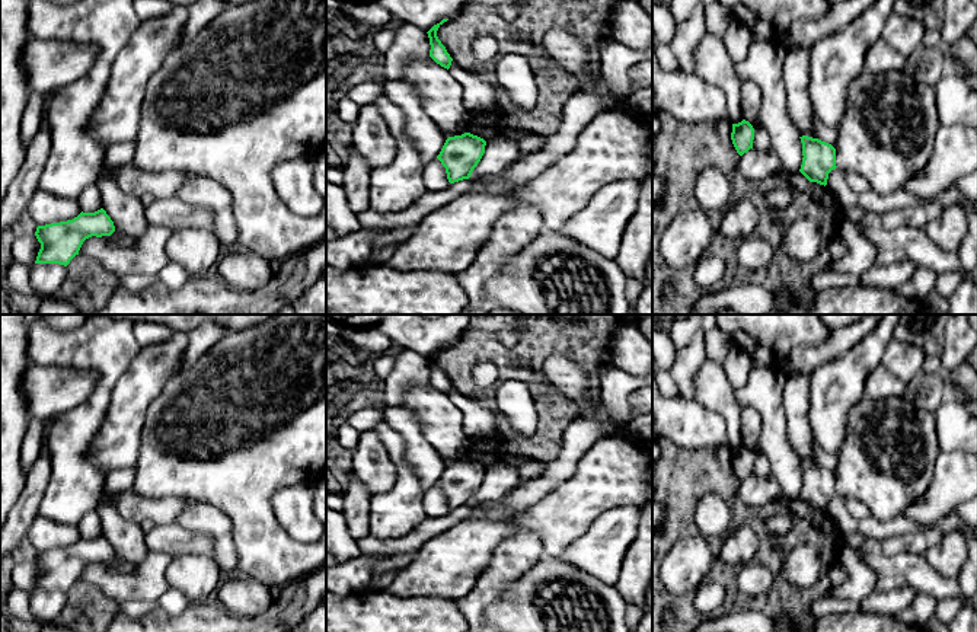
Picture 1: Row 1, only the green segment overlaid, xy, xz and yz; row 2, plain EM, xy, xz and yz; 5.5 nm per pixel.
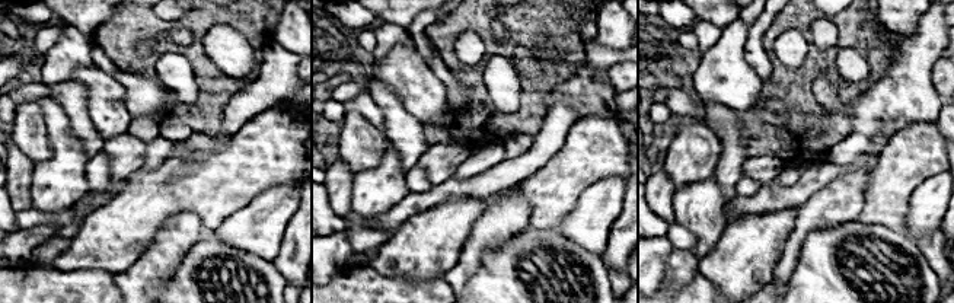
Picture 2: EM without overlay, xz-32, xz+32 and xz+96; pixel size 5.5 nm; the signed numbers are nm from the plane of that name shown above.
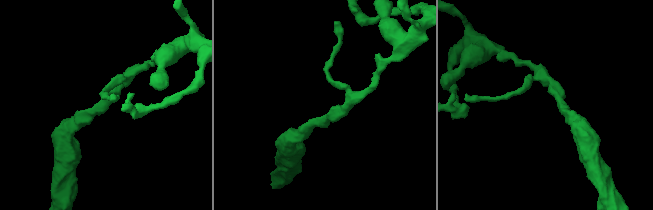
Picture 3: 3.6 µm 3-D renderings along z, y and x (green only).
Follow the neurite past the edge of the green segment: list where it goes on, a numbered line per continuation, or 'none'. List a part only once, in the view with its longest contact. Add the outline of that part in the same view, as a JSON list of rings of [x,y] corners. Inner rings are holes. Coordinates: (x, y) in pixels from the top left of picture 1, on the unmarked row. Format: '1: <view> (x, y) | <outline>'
none

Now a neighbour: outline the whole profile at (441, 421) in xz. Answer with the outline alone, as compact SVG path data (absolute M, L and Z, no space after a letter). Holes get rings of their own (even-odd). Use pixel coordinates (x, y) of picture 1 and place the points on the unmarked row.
M431 383L412 386L402 408L412 411L424 437L438 451L446 465L467 459L475 443L463 430L463 414L450 398Z

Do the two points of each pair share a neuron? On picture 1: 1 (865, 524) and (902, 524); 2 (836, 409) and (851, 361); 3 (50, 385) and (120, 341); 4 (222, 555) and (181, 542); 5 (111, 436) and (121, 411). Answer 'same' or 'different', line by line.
1: same
2: same
3: different
4: different
5: same

